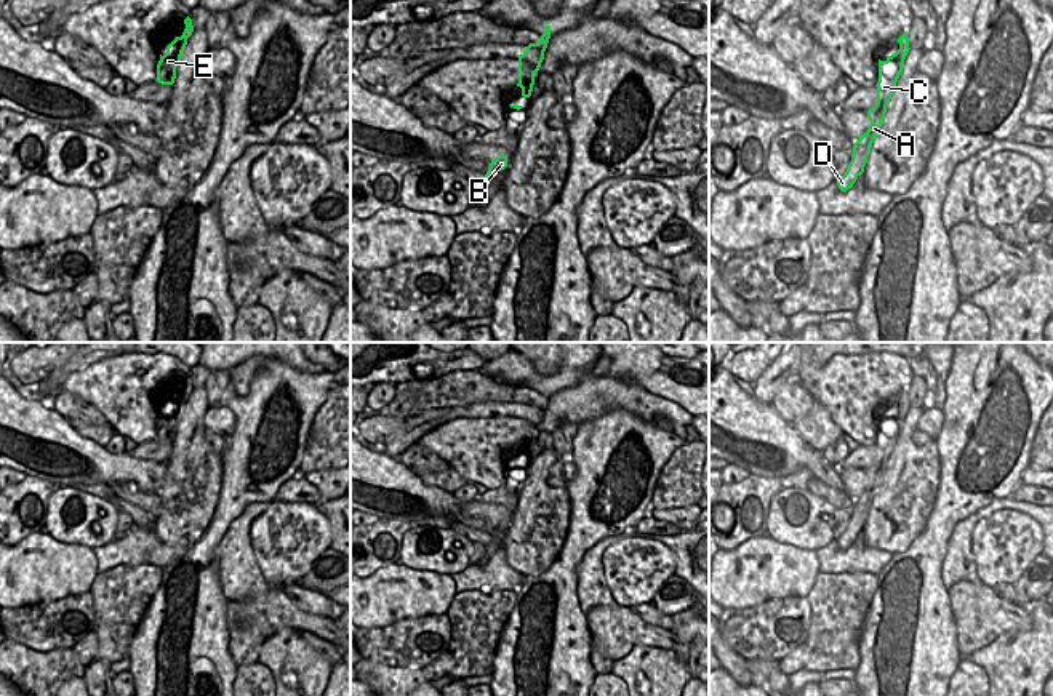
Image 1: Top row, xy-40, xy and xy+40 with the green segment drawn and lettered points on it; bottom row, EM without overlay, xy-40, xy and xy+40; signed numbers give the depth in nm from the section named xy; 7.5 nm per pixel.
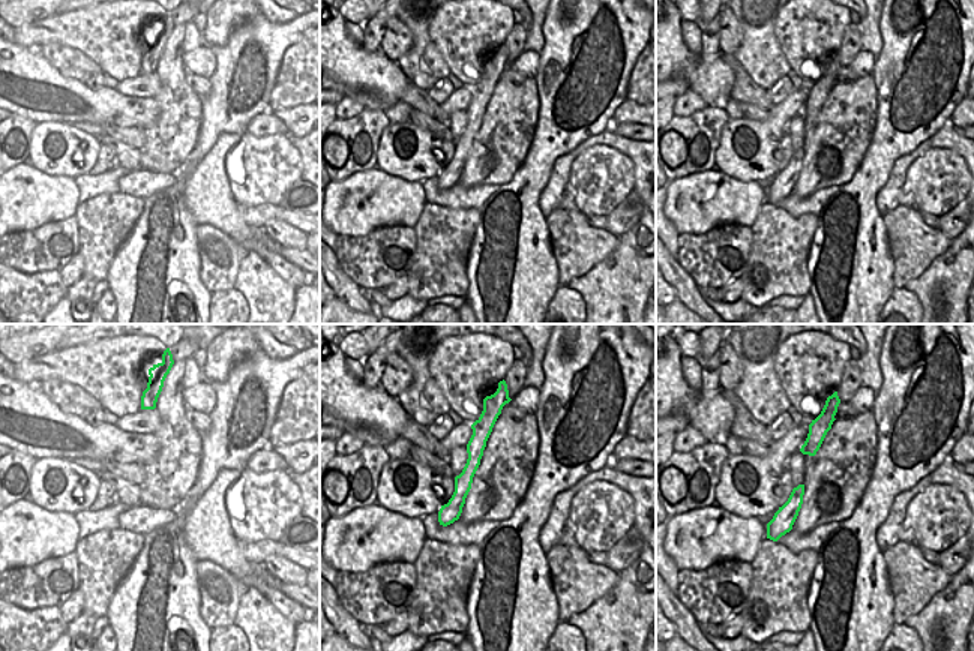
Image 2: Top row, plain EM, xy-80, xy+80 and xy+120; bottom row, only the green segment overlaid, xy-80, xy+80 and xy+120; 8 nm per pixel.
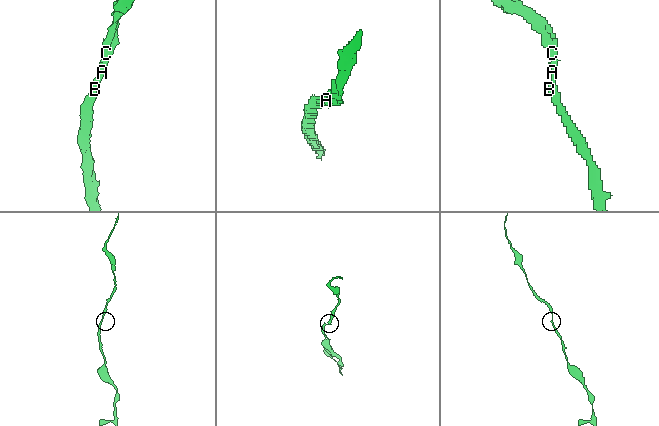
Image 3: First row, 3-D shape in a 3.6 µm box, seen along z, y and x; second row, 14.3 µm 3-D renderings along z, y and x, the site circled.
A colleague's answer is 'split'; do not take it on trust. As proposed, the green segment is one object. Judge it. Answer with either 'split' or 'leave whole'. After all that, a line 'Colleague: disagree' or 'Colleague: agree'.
leave whole
Colleague: disagree

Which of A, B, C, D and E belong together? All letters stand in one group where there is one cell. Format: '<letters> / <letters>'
A B C D E

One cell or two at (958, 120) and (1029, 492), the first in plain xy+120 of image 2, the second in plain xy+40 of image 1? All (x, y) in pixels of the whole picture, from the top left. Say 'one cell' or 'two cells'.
two cells

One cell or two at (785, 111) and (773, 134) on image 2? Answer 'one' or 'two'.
one

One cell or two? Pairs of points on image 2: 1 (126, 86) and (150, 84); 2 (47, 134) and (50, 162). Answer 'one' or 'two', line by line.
1: one
2: one

